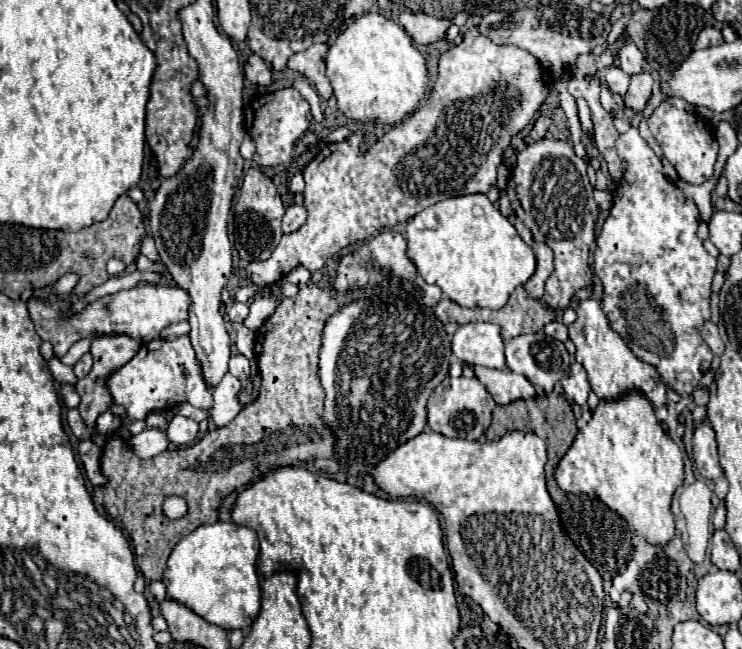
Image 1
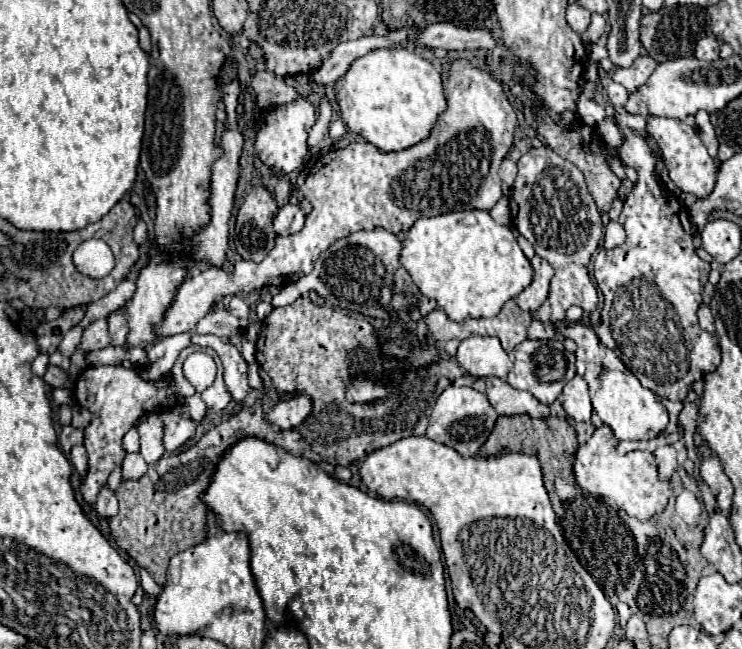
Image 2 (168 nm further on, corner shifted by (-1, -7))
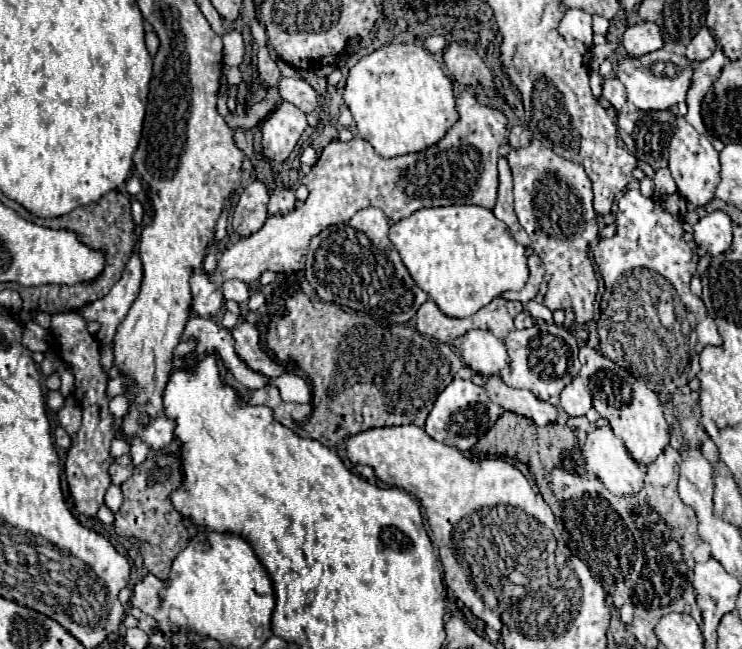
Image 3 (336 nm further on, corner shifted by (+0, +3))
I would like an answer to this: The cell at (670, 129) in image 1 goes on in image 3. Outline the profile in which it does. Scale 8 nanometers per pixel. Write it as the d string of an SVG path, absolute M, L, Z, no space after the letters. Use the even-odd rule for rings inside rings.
M675 116L675 130L669 140L669 170L683 198L695 206L705 206L715 196L719 184L719 154L705 134L699 134L685 116Z

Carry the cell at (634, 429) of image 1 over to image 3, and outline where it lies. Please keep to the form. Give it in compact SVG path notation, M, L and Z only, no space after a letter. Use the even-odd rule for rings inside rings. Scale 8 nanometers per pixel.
M609 426L595 428L593 432L589 432L585 444L581 446L581 452L583 452L585 464L587 464L587 472L597 474L597 476L601 478L601 482L603 482L613 494L627 498L627 496L635 496L635 494L639 494L639 492L643 490L647 468L641 466L637 460L633 460L633 458L629 456L623 440L617 438Z

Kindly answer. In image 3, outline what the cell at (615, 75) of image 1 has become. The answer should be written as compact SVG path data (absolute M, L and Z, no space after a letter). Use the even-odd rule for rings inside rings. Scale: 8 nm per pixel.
M615 76L605 78L605 82L603 82L603 98L607 98L615 110L625 108L625 86L621 84L619 78L615 78Z

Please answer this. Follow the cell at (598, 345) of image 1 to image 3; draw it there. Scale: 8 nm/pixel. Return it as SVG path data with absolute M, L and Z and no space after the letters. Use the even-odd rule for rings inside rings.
M583 342L579 348L579 362L579 374L593 394L593 408L599 412L599 416L609 420L613 432L625 442L627 452L639 464L653 462L669 444L669 426L665 422L659 396L649 390L643 380L631 376L625 368L599 354L599 350L589 348L587 342Z

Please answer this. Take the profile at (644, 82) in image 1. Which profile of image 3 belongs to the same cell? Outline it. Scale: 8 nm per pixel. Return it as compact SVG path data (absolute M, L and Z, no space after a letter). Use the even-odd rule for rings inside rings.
M637 22L637 24L633 24L633 26L629 26L625 30L625 34L623 34L623 46L625 46L625 50L627 50L627 54L631 58L645 56L651 50L663 48L661 30L657 28L657 24Z

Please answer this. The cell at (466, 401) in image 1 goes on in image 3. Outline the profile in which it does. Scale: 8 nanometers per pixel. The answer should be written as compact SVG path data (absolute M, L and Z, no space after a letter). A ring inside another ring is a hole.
M453 378L453 382L437 396L433 410L427 416L425 432L431 438L435 438L435 440L439 440L439 442L443 442L447 446L453 446L453 448L457 448L461 452L467 452L495 424L495 420L501 414L503 414L503 408L489 400L483 386L477 386L471 380Z

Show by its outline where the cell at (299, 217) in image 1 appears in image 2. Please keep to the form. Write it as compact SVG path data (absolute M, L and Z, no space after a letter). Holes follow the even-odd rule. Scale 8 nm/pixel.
M296 204L282 206L274 218L274 232L280 236L294 234L294 232L302 230L302 226L304 226L304 214L300 212L300 208Z

